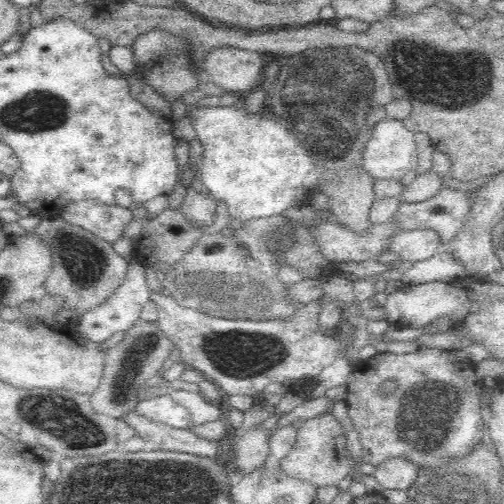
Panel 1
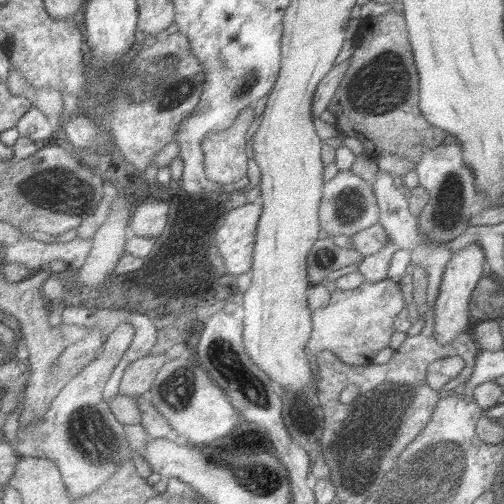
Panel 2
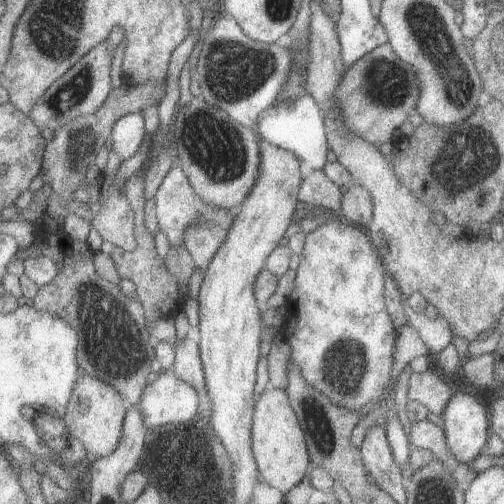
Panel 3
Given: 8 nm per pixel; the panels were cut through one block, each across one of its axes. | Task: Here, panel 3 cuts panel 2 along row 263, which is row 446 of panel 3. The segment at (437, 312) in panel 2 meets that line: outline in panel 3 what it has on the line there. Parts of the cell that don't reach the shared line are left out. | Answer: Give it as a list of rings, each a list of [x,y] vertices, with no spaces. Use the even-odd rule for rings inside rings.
[[[455,388],[443,414],[443,432],[451,454],[461,462],[469,464],[485,452],[489,442],[489,420],[487,410],[479,404],[477,396]]]

